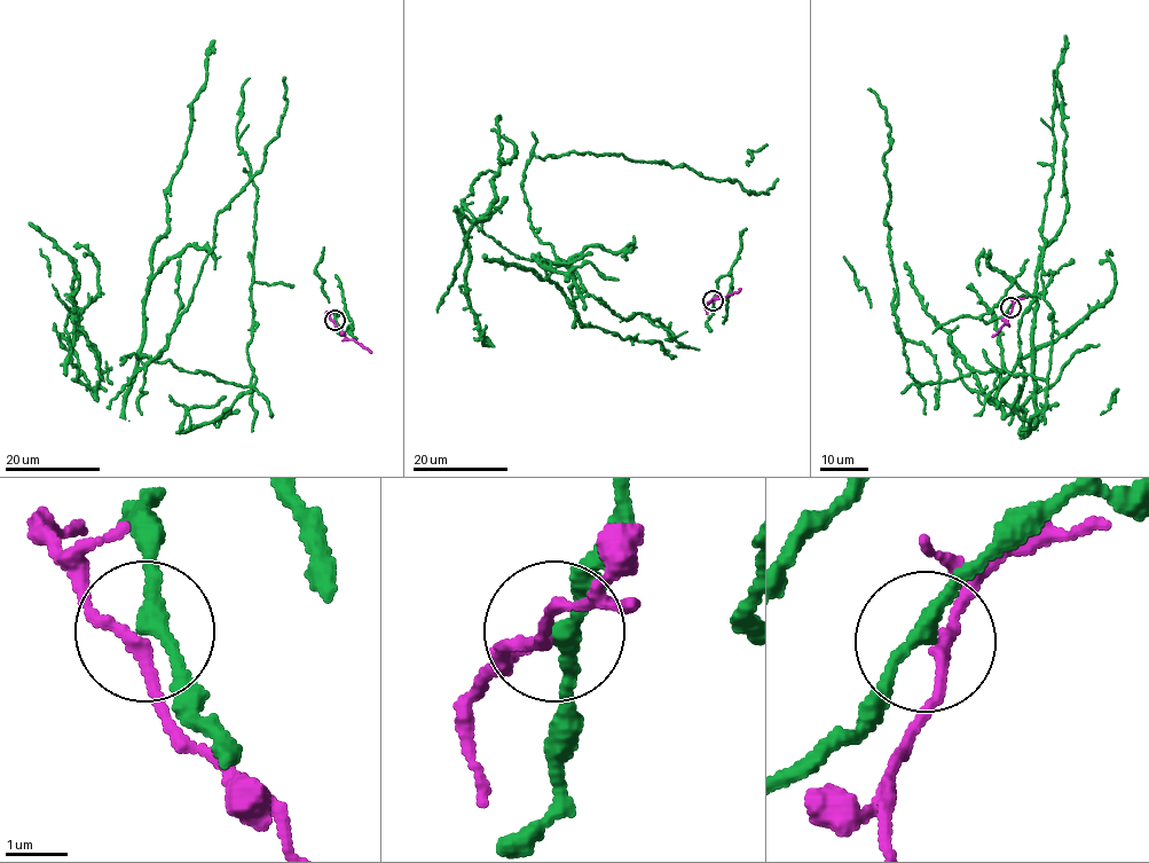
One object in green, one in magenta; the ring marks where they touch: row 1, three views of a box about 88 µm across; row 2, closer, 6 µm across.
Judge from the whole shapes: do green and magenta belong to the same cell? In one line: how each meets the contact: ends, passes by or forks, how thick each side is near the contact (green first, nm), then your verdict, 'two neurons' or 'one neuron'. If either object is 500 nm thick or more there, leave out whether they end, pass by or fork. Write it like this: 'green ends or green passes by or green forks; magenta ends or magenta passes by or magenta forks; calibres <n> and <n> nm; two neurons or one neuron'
green passes by; magenta passes by; calibres 240 and 160 nm; two neurons

